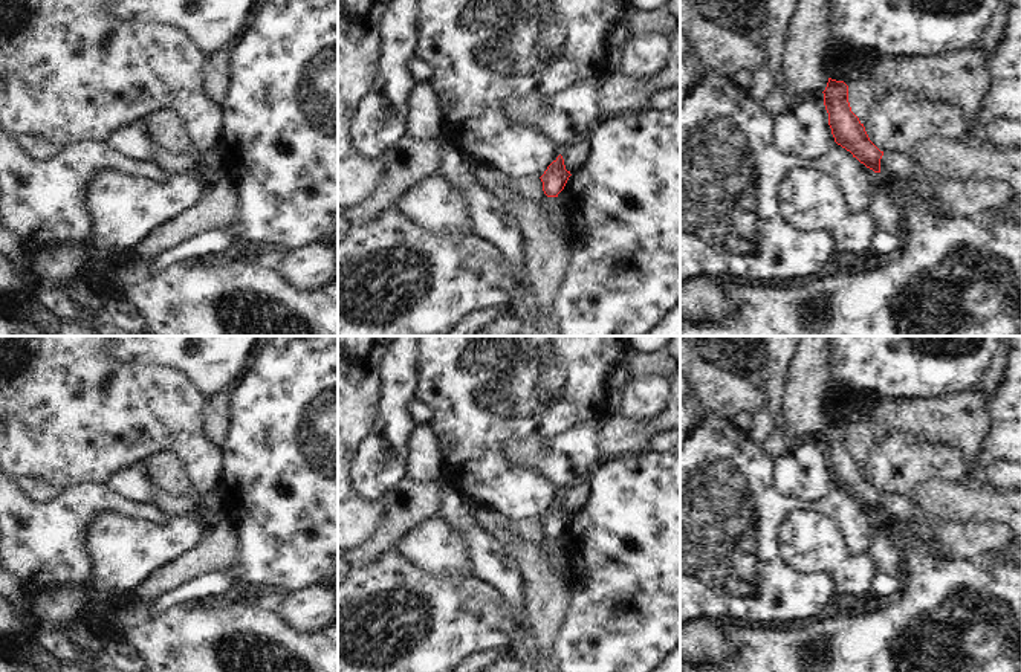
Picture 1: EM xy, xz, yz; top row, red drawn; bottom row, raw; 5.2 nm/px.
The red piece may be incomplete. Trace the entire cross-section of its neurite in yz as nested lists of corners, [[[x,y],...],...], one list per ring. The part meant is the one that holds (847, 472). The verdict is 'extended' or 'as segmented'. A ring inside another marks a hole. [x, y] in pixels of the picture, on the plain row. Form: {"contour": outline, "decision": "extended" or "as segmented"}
{"contour": [[[828,420],[824,435],[824,447],[828,455],[828,467],[835,484],[850,493],[867,510],[880,515],[880,493],[868,480],[864,466],[851,454],[848,428],[844,423]]], "decision": "as segmented"}

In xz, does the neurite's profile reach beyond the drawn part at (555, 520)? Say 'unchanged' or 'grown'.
unchanged

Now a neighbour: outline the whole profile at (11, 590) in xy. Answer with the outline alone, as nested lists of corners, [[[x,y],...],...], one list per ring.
[[[0,562],[0,597],[11,605],[11,612],[18,620],[23,620],[28,614],[28,596],[21,588],[21,583],[9,574]]]

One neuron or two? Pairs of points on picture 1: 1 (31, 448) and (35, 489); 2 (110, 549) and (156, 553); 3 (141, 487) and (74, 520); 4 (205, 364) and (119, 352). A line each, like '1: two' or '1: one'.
1: two
2: one
3: two
4: one

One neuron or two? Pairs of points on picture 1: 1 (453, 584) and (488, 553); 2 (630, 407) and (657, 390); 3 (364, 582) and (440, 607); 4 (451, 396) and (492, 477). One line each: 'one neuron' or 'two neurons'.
1: two neurons
2: one neuron
3: one neuron
4: one neuron

